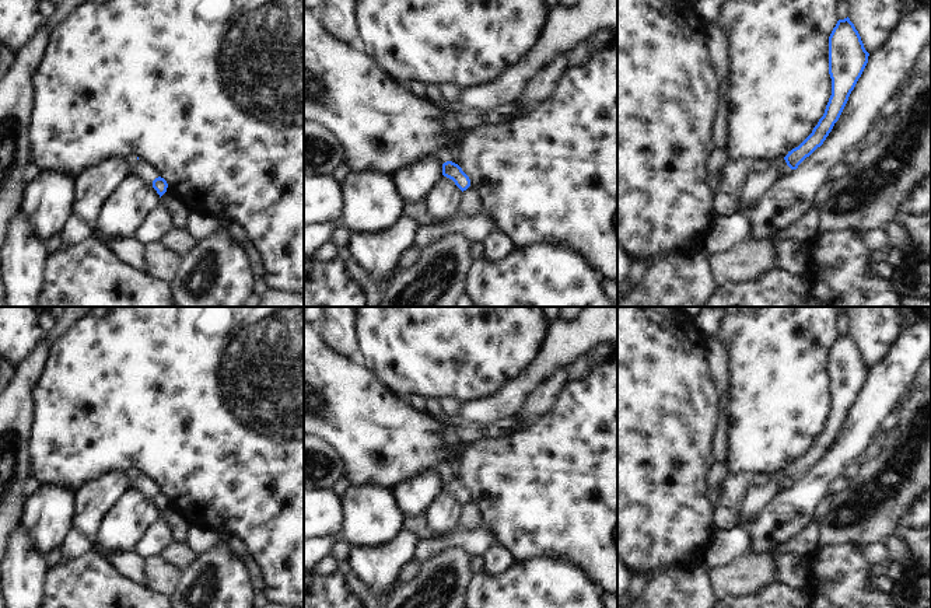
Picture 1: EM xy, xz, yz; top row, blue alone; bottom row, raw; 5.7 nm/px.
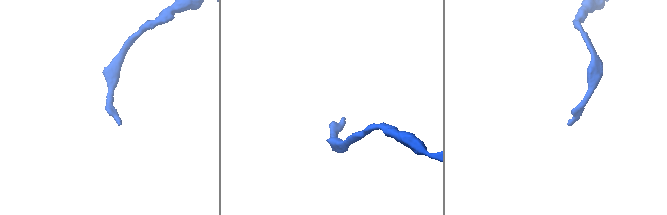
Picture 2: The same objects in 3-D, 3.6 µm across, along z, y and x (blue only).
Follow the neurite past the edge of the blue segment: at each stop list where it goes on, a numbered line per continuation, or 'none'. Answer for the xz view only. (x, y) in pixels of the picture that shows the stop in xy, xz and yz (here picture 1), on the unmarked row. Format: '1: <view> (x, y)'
1: xz (444, 468)

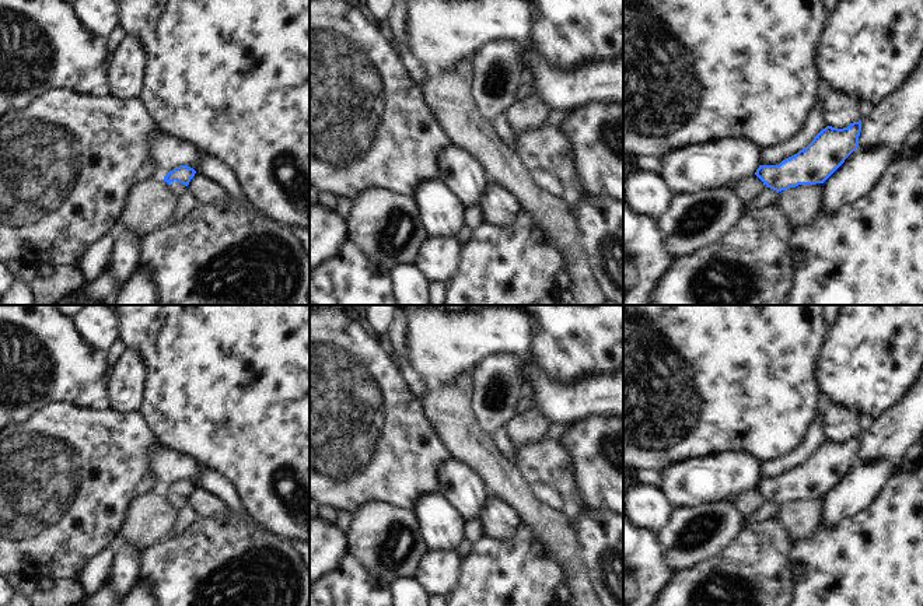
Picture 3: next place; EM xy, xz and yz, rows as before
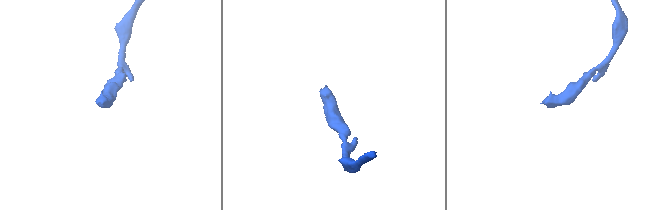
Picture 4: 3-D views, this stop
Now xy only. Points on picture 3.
1: xy (177, 501)

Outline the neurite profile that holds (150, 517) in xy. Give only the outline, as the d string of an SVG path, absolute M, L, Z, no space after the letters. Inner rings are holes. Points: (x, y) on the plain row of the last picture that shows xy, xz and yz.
M150 488L130 501L118 540L143 550L172 533L178 514L164 491Z

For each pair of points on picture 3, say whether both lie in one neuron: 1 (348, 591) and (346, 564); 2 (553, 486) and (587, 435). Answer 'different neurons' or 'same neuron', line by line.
1: same neuron
2: different neurons

